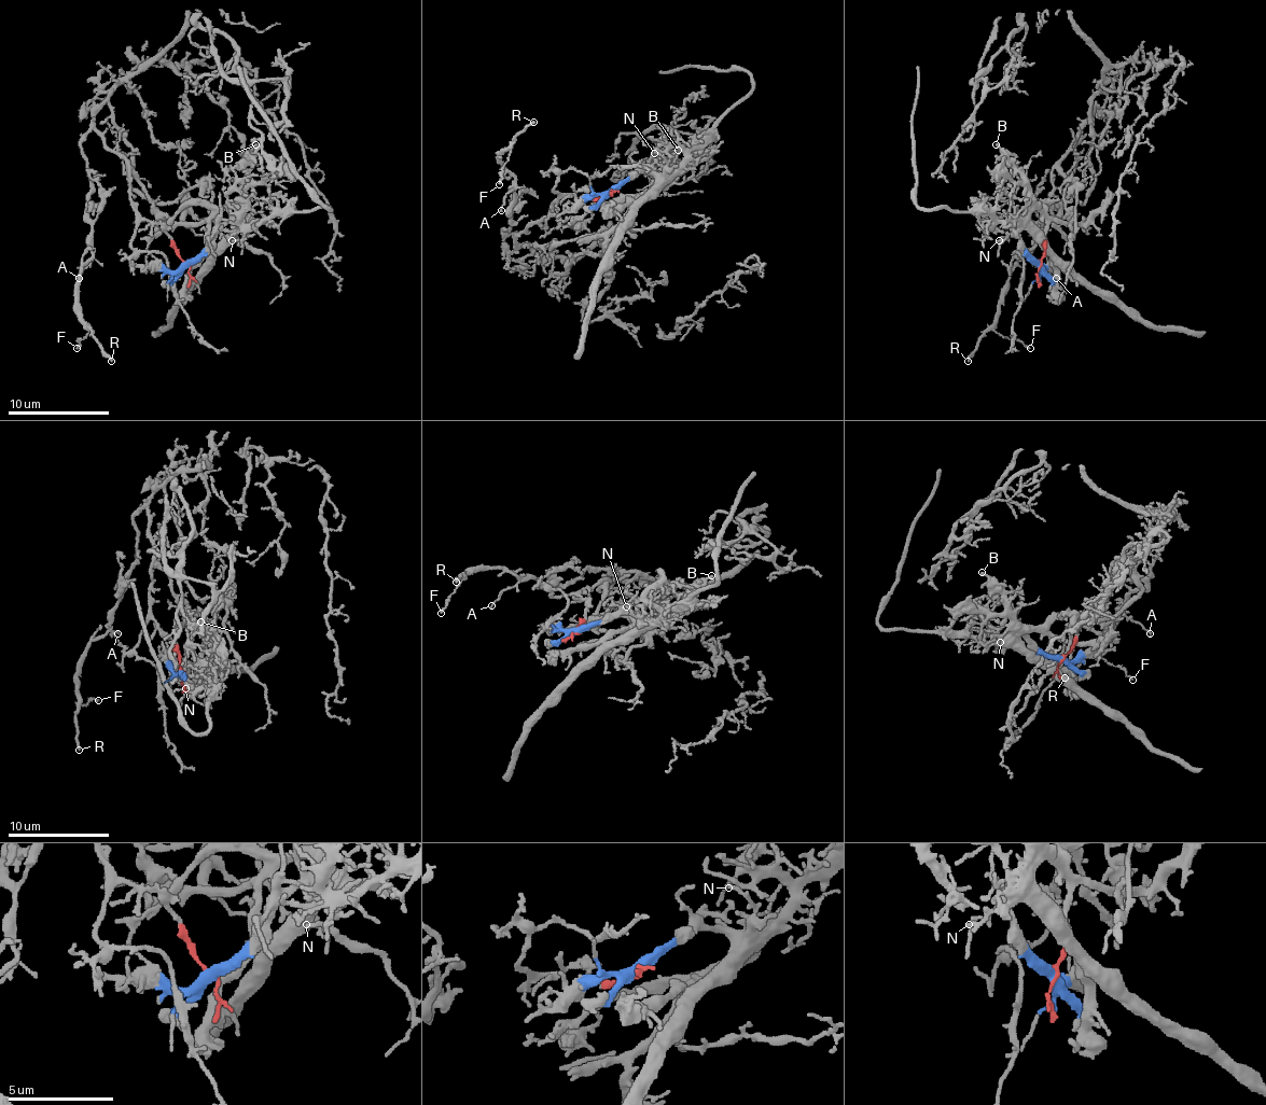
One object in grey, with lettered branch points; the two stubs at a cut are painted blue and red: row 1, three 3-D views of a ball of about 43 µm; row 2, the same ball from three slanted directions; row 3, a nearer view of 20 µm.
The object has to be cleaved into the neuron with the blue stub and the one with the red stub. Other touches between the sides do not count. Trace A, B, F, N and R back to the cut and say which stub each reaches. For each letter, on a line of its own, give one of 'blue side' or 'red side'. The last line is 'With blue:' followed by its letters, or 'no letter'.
A: red side
B: blue side
F: red side
N: blue side
R: red side
With blue: B, N

